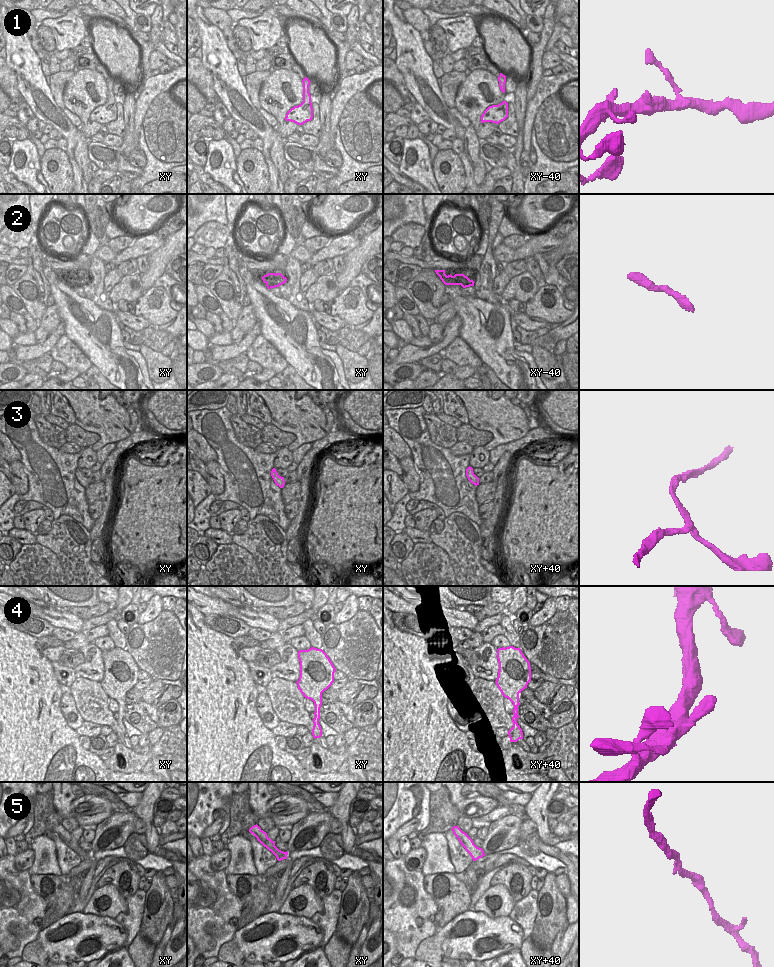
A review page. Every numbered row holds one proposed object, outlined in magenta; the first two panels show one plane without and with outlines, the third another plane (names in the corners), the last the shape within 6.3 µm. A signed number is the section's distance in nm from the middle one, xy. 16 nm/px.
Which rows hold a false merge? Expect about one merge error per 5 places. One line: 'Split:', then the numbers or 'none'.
Split: 3

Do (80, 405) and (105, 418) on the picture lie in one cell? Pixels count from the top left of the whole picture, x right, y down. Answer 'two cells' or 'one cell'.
one cell

